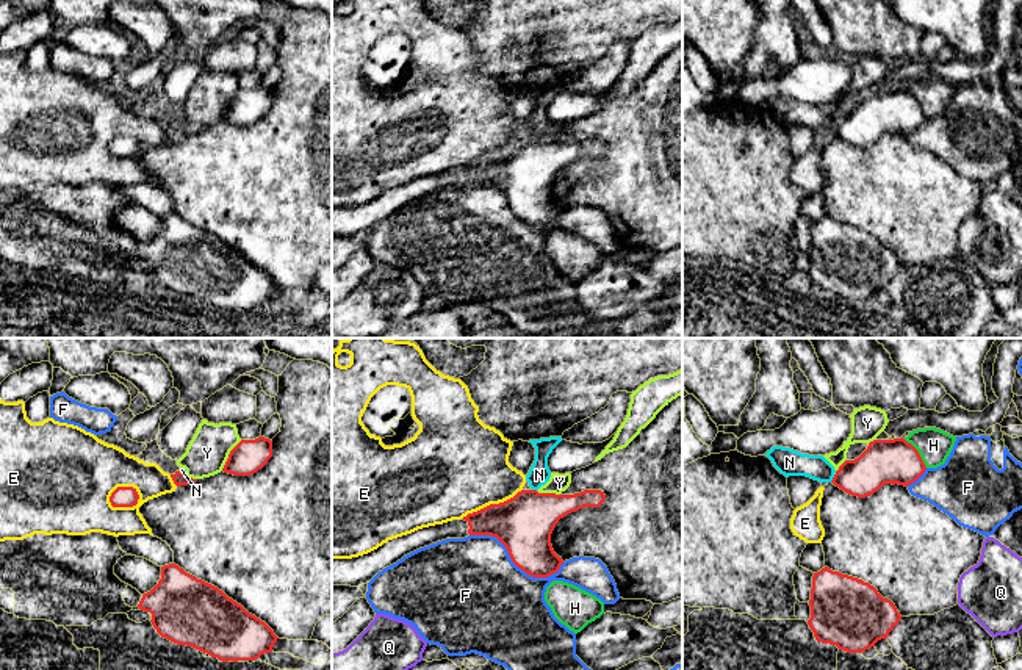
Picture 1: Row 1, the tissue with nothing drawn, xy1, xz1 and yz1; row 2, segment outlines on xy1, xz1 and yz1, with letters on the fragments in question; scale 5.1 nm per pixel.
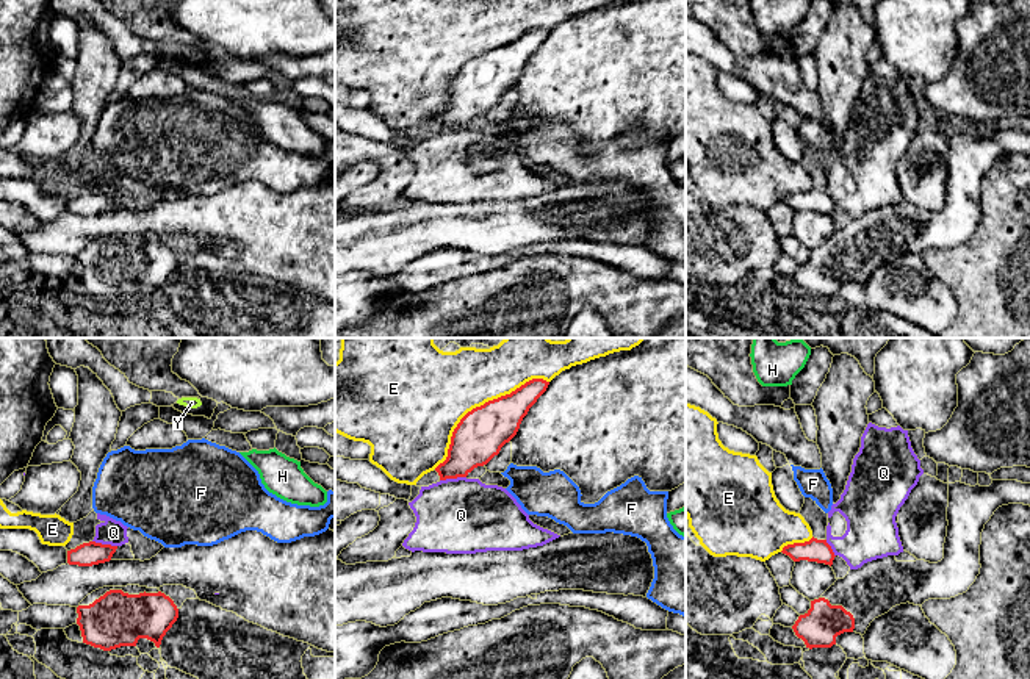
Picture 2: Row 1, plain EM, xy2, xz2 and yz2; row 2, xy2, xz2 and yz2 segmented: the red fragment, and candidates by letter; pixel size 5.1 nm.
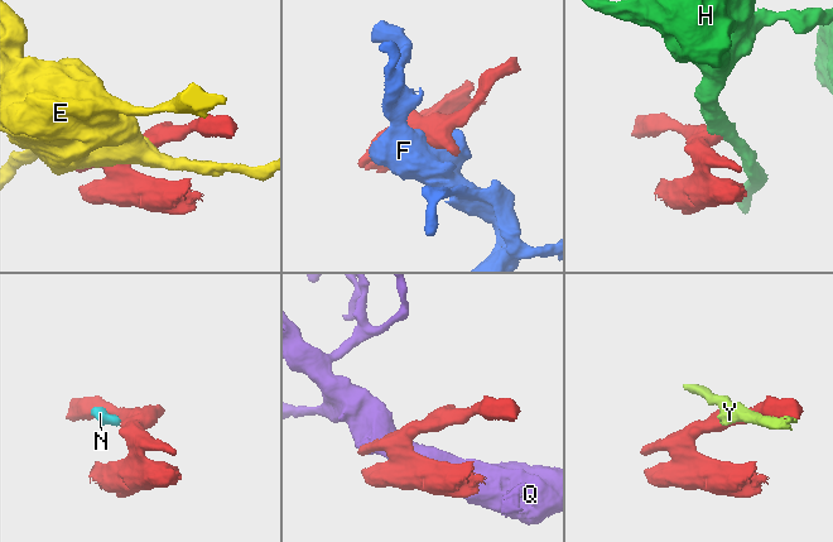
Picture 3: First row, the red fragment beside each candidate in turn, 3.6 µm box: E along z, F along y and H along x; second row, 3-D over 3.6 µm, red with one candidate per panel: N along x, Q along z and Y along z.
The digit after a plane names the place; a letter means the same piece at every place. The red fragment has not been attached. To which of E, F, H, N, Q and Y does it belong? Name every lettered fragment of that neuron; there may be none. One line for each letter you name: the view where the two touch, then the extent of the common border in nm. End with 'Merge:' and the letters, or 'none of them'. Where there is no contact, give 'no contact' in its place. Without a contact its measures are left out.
Merge: none of them

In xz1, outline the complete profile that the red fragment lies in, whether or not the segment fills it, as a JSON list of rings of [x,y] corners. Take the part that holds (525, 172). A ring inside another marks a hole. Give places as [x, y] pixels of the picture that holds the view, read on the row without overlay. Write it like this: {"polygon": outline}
{"polygon": [[[521,139],[513,147],[468,163],[470,185],[496,186],[512,211],[532,227],[548,227],[563,213],[551,194],[551,183],[560,168],[584,157],[599,157],[606,150],[601,139],[574,144]]]}

